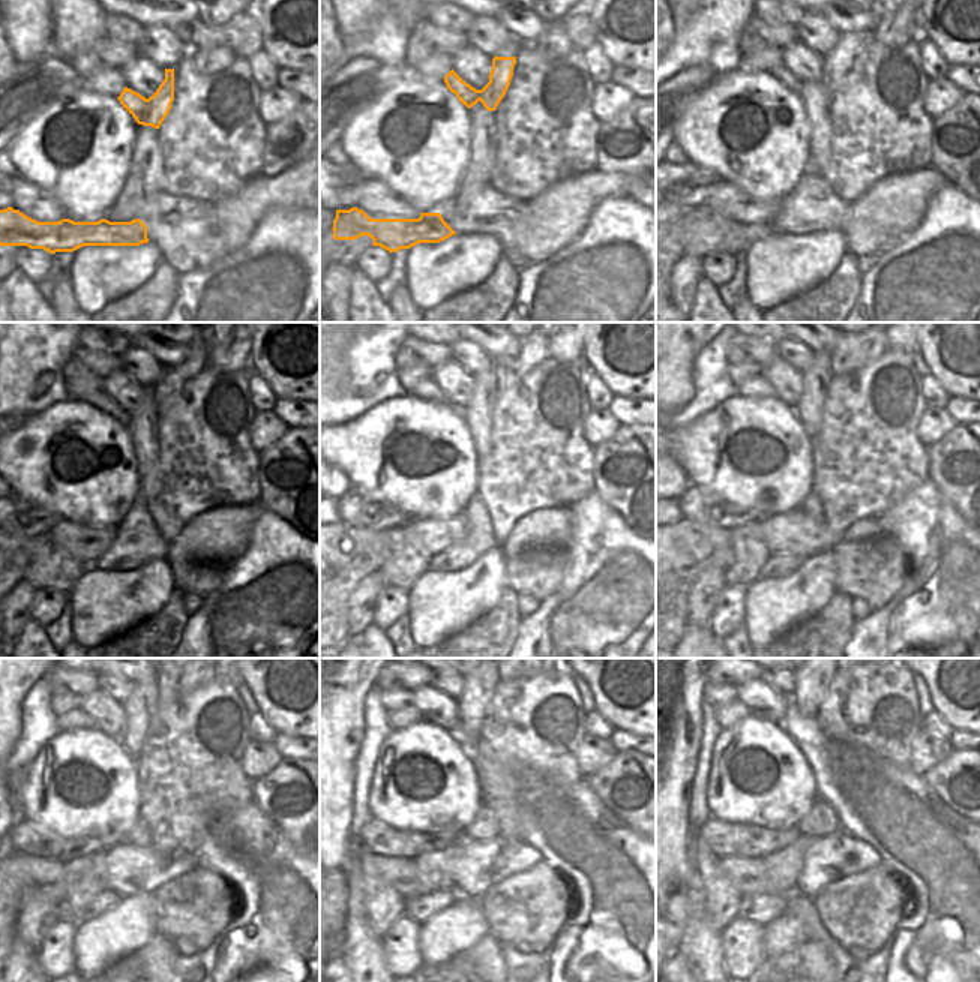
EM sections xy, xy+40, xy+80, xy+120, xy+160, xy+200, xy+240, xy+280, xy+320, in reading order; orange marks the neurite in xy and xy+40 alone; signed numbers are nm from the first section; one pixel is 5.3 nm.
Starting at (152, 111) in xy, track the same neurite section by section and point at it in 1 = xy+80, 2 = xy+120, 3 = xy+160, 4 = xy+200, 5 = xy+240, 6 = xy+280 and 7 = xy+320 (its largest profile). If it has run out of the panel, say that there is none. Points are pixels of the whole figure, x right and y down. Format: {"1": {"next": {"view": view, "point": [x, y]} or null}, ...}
{"1": {"next": {"view": "xy+80", "point": [833, 68]}}, "2": {"next": {"view": "xy+120", "point": [99, 399]}}, "3": {"next": {"view": "xy+160", "point": [428, 390]}}, "4": {"next": {"view": "xy+200", "point": [758, 386]}}, "5": {"next": {"view": "xy+240", "point": [77, 718]}}, "6": {"next": {"view": "xy+280", "point": [408, 714]}}, "7": {"next": {"view": "xy+320", "point": [730, 714]}}}

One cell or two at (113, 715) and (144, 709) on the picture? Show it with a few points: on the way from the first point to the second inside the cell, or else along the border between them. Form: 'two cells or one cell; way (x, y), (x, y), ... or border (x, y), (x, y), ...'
two cells; border (123, 705), (125, 732), (120, 738)

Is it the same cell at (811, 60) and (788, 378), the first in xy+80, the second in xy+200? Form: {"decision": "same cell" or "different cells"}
{"decision": "same cell"}

